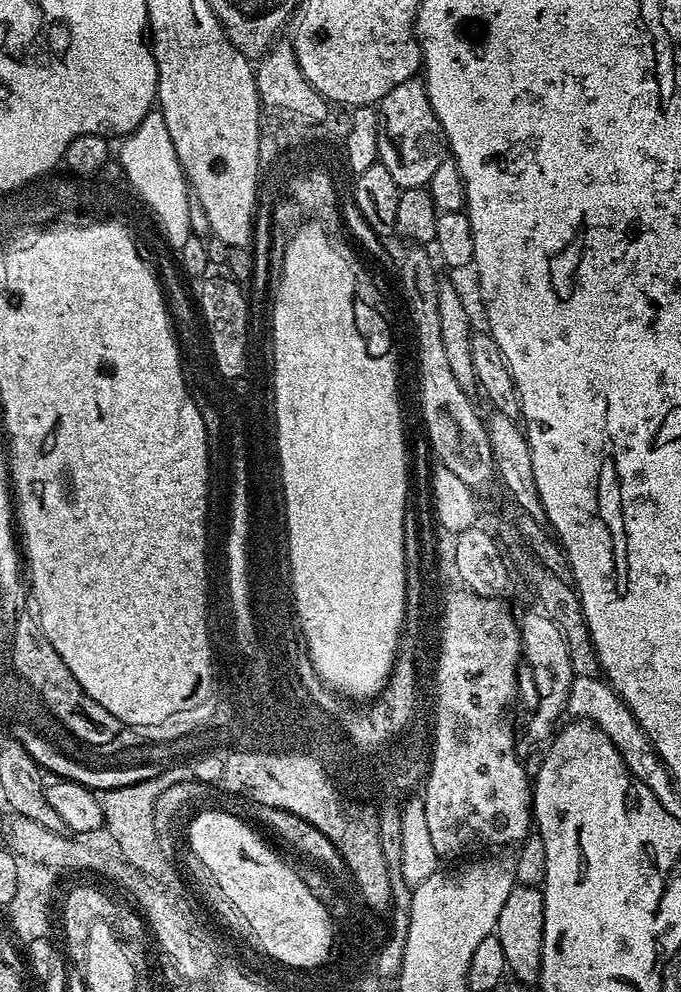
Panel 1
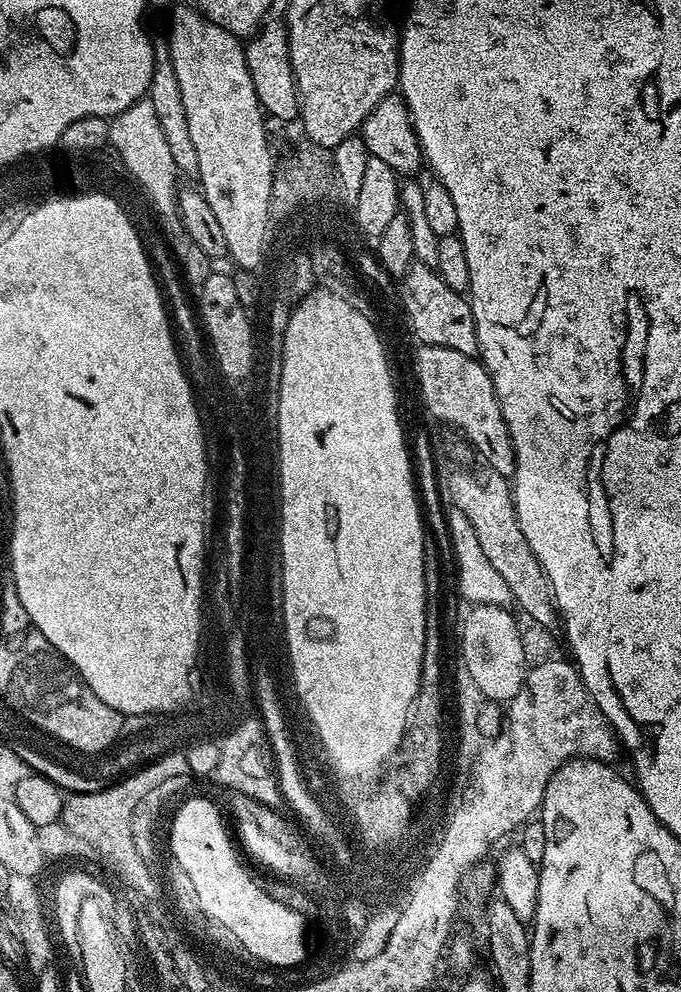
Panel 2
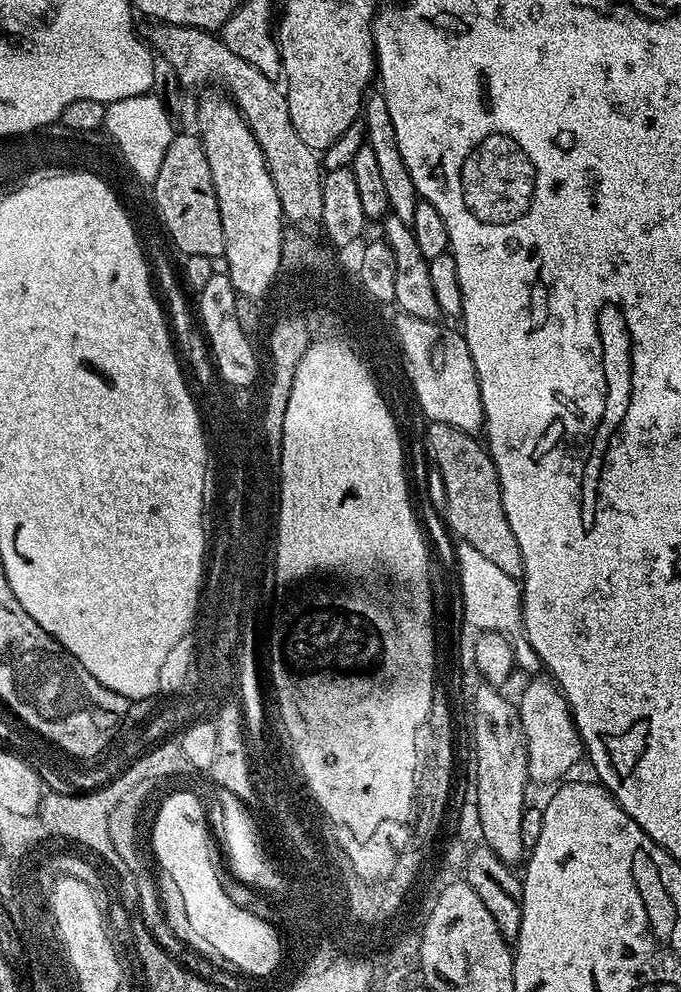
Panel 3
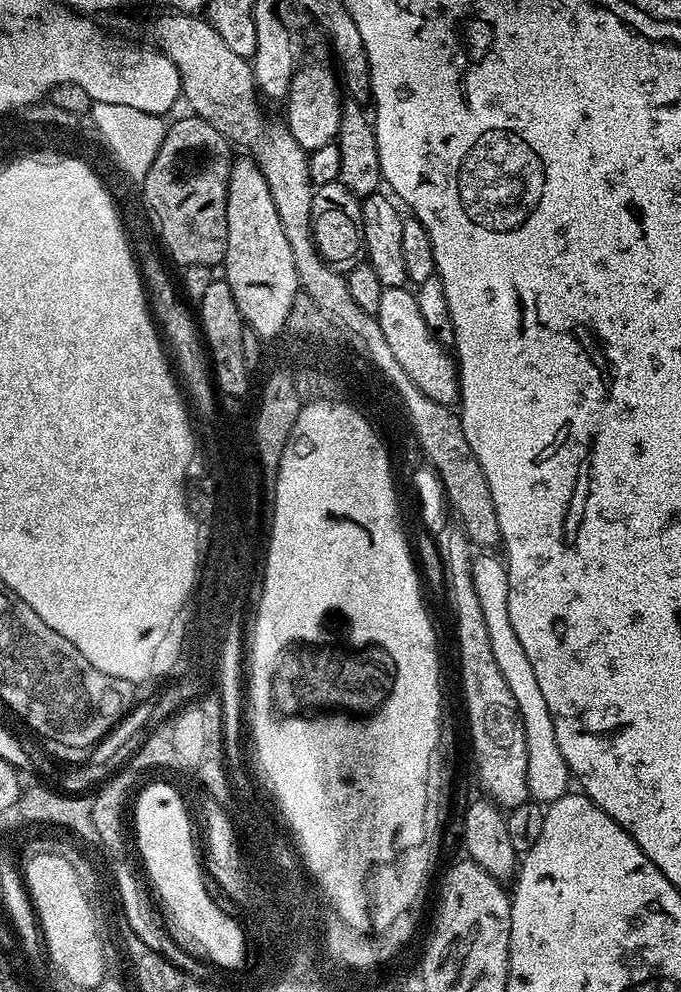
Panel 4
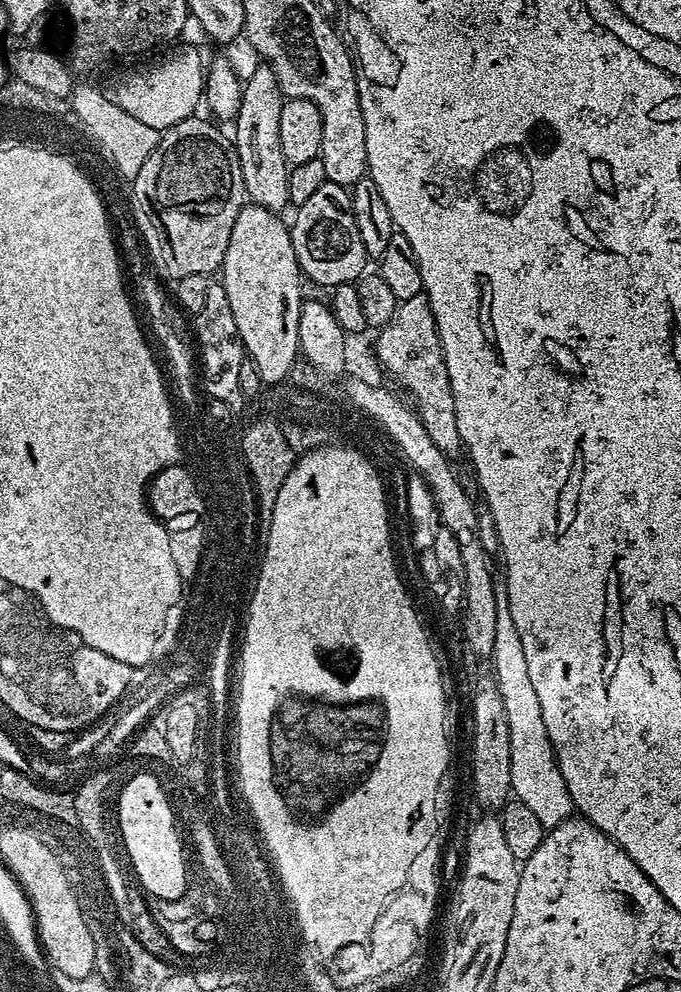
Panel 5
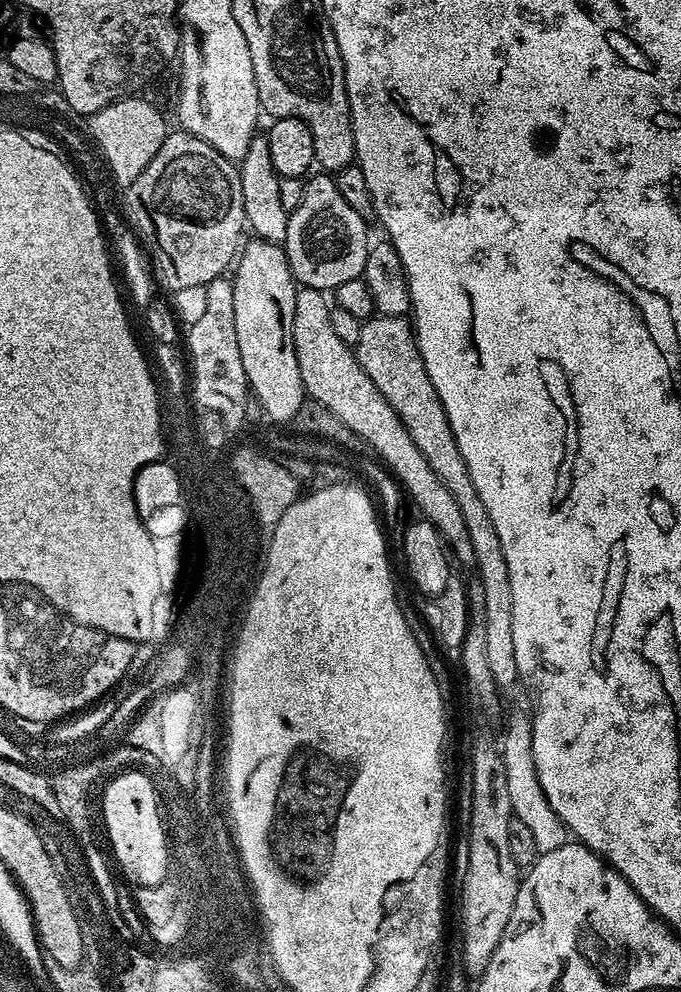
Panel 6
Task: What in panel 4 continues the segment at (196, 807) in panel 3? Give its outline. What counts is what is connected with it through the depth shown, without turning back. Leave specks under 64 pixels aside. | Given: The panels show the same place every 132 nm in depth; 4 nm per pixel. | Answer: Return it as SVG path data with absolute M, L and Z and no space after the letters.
M145 783L134 797L134 833L139 863L142 865L162 908L162 903L164 903L165 909L163 908L163 911L169 912L170 920L180 920L180 924L184 928L188 928L188 933L196 936L197 942L204 944L204 949L207 952L212 952L211 963L217 969L240 970L240 952L244 952L240 928L236 928L236 923L228 920L228 911L216 905L215 898L208 893L208 888L204 885L206 872L202 867L201 853L199 851L196 853L196 840L192 837L190 808L182 808L180 800L175 800L174 792L178 789L175 783L162 783Z

